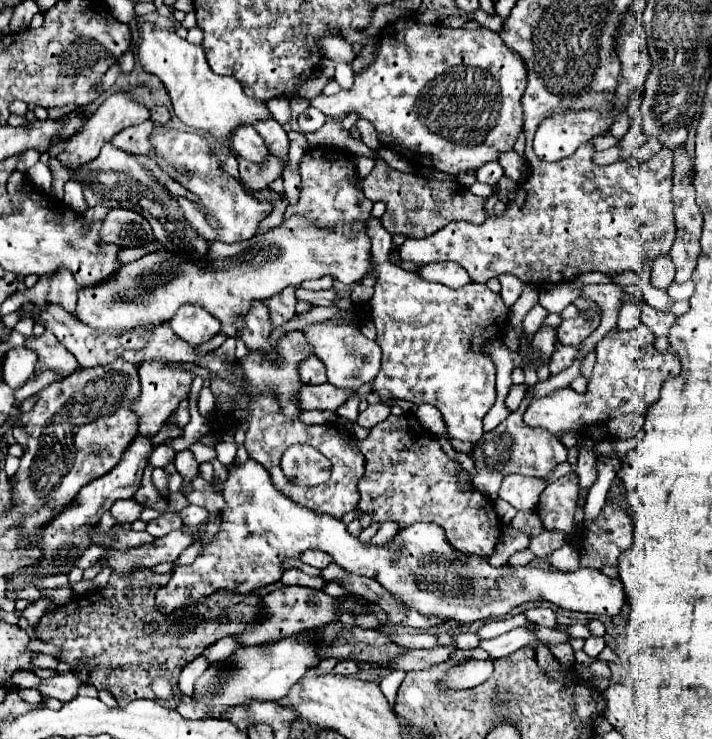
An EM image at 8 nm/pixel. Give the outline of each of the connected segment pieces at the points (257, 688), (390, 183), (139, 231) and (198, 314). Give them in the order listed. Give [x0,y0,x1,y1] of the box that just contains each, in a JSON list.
[[193,636,319,718],[363,158,487,238],[99,208,155,248],[169,306,221,346]]

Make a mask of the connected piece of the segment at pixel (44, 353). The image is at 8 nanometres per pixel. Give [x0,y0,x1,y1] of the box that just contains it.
[25,332,79,376]

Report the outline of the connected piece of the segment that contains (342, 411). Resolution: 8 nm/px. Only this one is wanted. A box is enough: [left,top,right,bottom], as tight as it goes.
[337,393,360,423]

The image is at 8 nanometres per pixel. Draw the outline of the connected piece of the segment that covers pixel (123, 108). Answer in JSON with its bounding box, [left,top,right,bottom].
[57,90,149,168]

